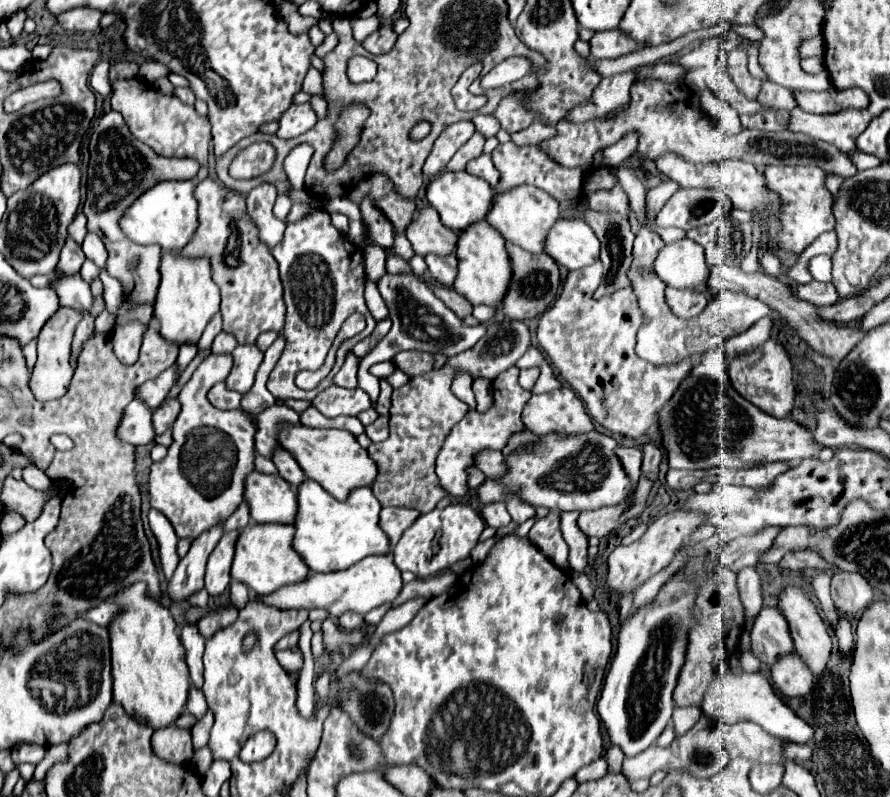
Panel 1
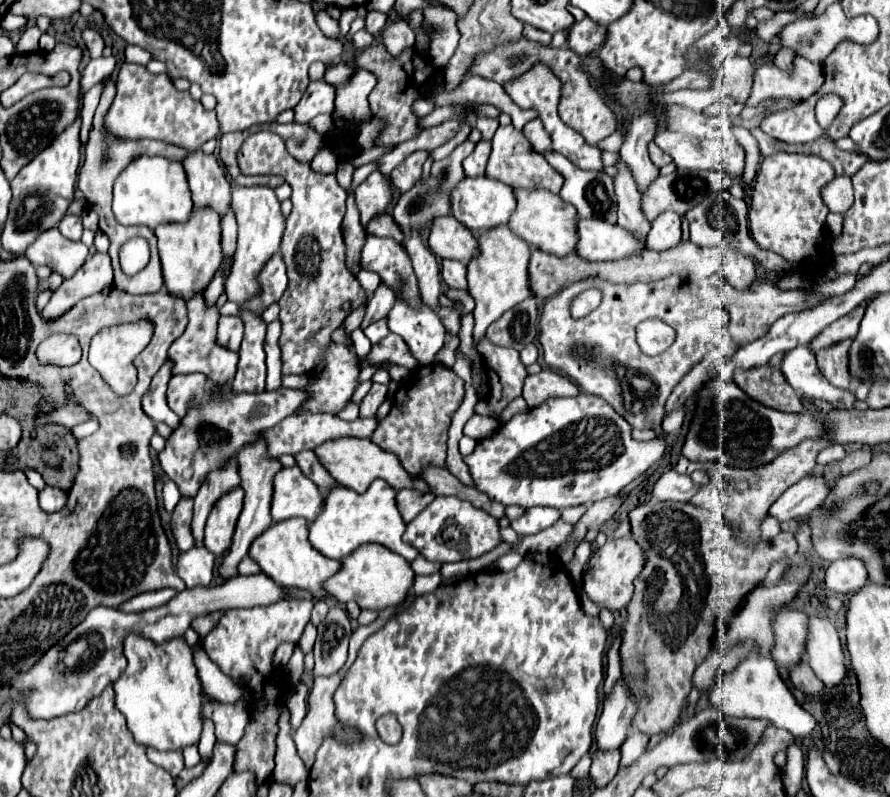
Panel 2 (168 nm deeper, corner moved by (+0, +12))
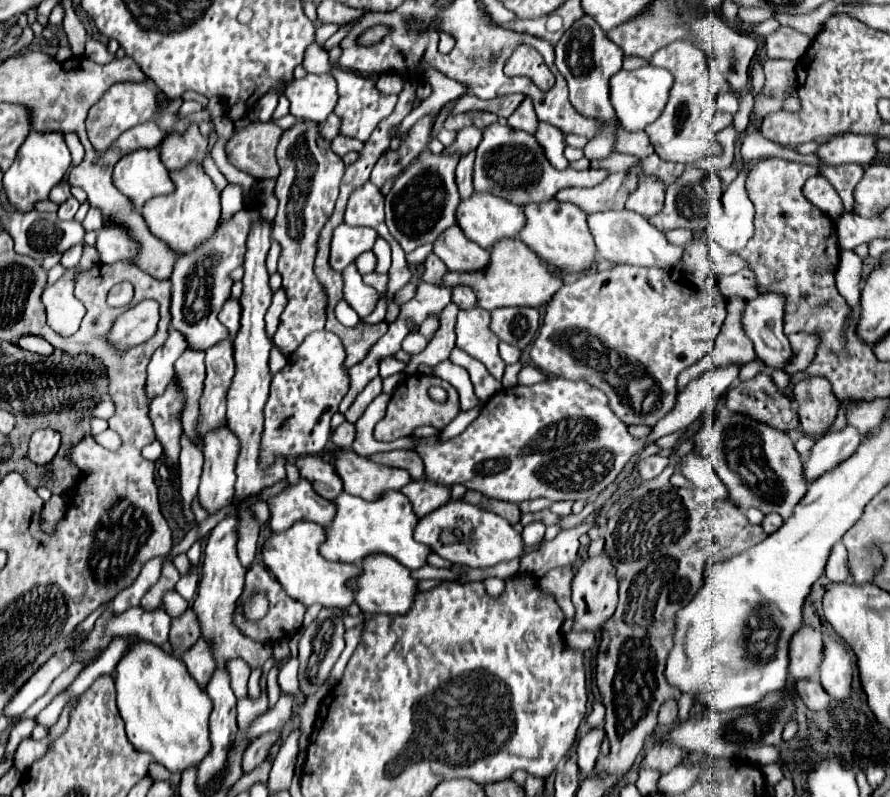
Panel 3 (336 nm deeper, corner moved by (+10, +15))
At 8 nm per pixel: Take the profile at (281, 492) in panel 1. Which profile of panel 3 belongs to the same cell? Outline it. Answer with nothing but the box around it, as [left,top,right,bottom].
[268,479,334,533]

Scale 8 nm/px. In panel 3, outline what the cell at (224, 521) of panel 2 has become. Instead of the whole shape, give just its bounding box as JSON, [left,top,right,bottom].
[198,423,238,515]

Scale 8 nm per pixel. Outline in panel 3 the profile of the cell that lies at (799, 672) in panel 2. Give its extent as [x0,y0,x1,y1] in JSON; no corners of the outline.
[796,679,832,711]

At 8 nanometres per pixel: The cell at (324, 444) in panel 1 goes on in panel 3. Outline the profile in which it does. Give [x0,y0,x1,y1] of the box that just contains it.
[334,449,412,501]

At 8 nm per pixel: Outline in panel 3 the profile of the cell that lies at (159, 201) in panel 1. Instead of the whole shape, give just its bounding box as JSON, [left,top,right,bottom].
[114,149,174,209]

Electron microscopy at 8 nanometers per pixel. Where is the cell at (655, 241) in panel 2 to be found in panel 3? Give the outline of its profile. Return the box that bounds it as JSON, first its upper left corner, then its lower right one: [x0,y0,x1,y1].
[626,175,664,217]

